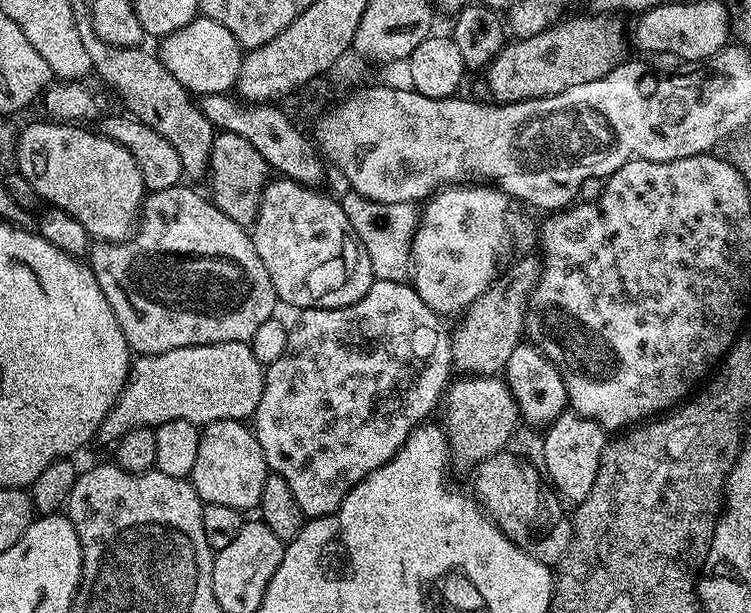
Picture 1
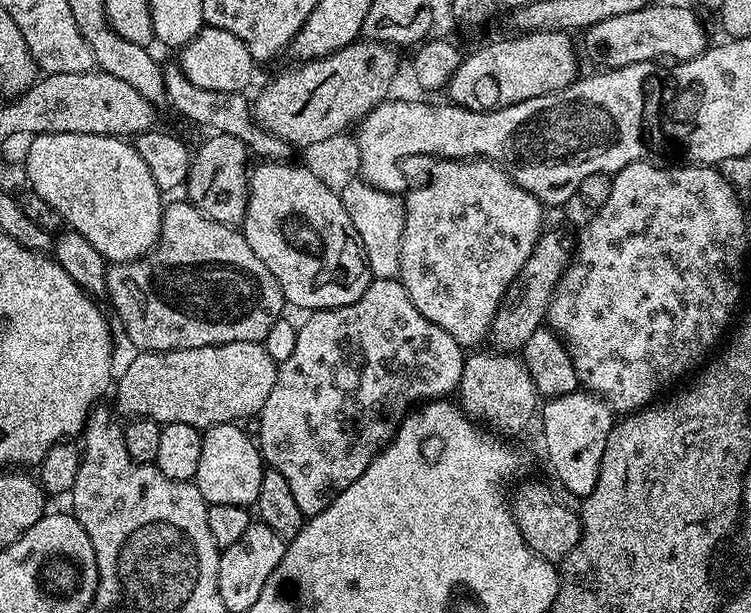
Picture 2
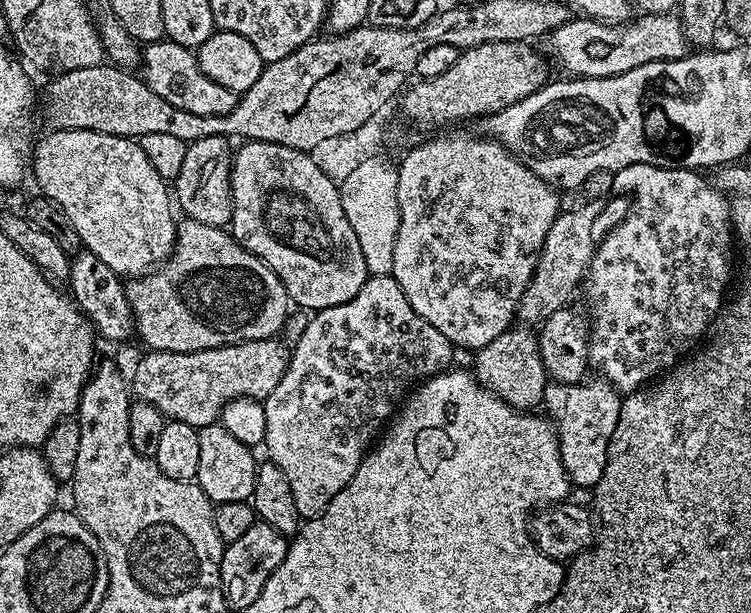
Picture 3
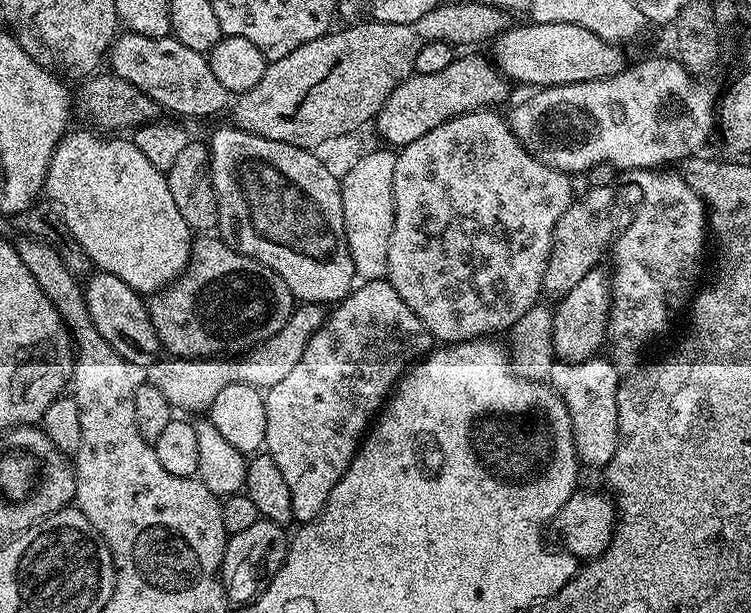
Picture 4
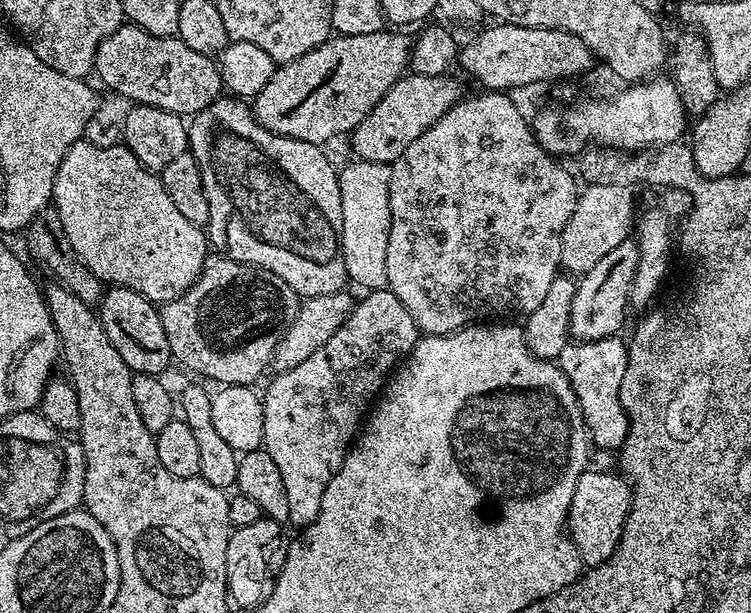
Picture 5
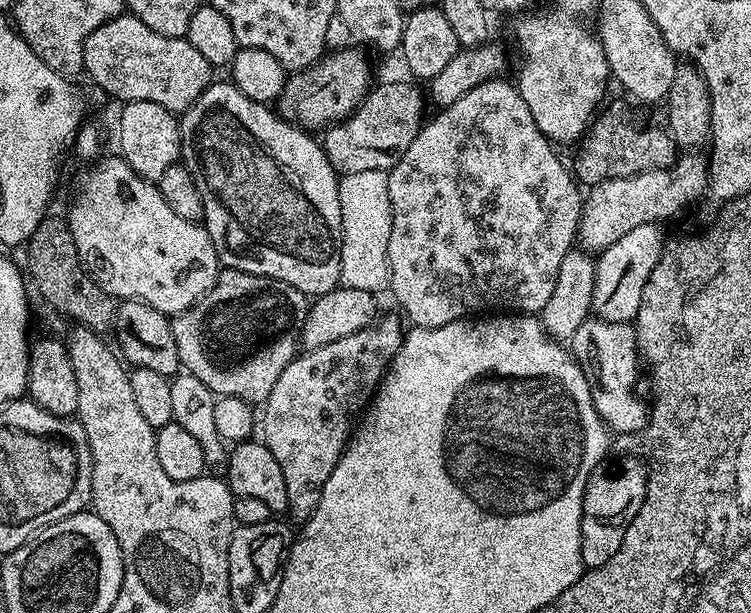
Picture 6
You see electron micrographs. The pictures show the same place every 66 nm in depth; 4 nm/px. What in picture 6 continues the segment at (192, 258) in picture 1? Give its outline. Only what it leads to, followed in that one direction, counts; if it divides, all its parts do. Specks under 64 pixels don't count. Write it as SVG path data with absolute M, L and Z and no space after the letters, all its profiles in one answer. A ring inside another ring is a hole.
M224 268L214 286L193 308L171 317L180 367L187 375L198 378L198 382L206 382L208 389L217 397L233 396L251 406L263 405L270 390L274 390L274 382L278 382L282 370L286 370L286 366L298 355L295 344L297 346L301 339L301 328L309 307L309 297L286 282Z

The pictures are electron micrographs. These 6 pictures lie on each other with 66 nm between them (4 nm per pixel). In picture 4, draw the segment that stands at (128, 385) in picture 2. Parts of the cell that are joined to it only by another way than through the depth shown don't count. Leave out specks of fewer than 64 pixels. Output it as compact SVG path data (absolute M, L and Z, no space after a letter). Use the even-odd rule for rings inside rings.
M301 303L297 305L291 314L291 318L287 320L286 324L282 326L280 330L270 338L263 341L263 343L257 345L250 351L243 353L240 356L230 357L173 357L166 356L157 360L153 364L149 364L145 369L144 375L147 383L154 385L156 388L164 389L167 395L167 400L171 402L175 409L186 410L188 412L200 412L196 414L202 414L209 411L211 404L214 402L214 398L218 396L218 393L226 386L230 386L234 383L244 383L246 385L252 385L257 388L273 388L278 382L282 382L283 379L290 374L291 370L294 370L295 363L302 358L302 353L306 348L306 344L309 338L313 336L318 329L324 324L324 317L326 310L323 305L320 304L305 304Z

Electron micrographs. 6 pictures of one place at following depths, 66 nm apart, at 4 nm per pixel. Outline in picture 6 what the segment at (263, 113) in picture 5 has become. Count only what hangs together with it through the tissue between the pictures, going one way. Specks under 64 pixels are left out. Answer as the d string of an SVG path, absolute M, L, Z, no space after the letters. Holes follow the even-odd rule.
M341 48L325 55L310 68L293 73L276 101L277 113L286 118L294 110L295 121L305 129L326 128L344 120L363 102L373 87L372 68L358 48Z

